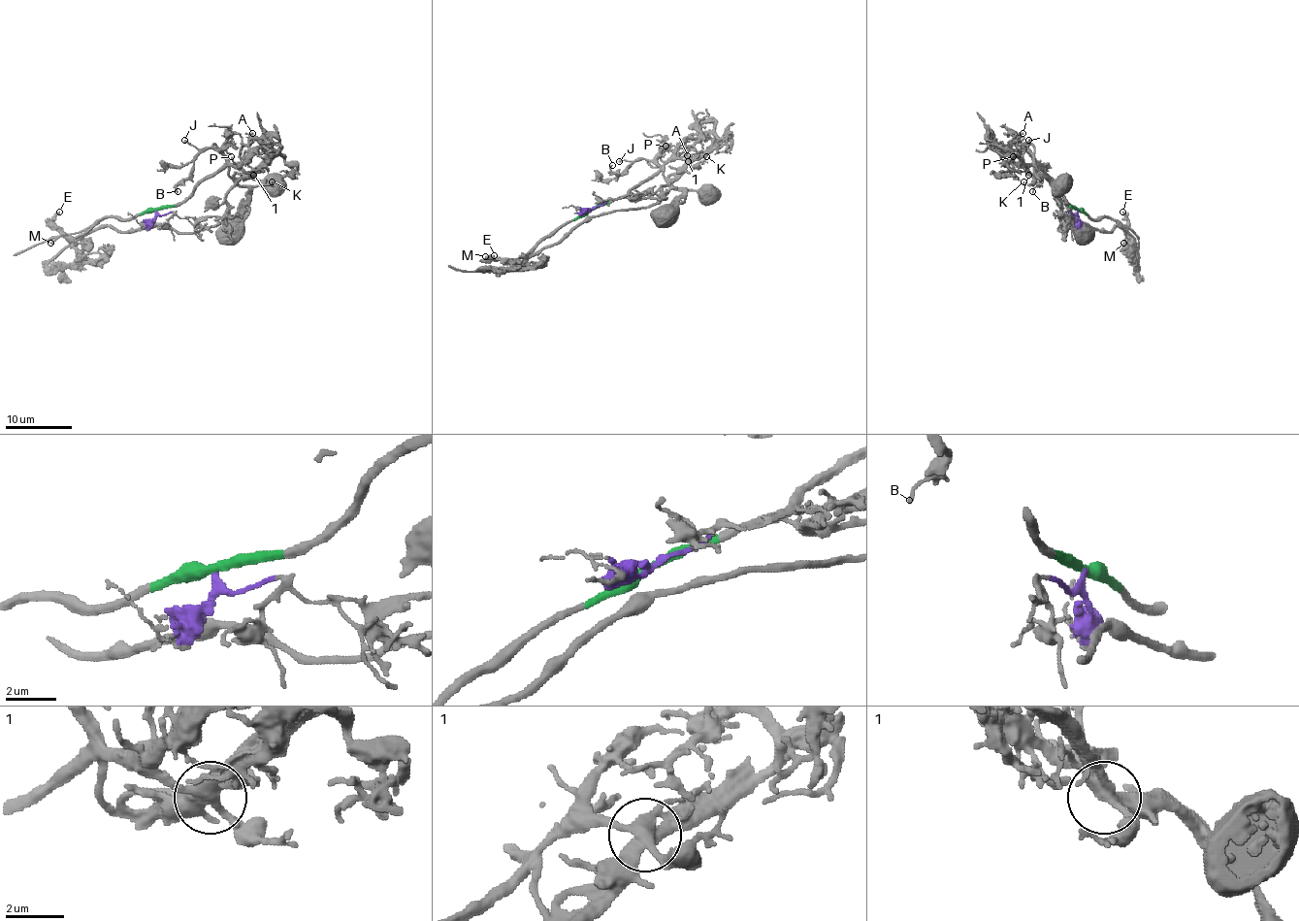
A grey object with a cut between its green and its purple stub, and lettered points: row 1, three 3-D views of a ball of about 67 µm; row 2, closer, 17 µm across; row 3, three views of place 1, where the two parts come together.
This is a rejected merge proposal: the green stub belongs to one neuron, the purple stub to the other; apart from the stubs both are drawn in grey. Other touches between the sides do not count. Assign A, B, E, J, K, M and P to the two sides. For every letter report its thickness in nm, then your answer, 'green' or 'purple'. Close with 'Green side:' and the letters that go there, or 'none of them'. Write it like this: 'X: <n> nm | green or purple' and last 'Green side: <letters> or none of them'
A: 180 nm | green
B: 120 nm | green
E: 240 nm | green
J: 160 nm | green
K: 100 nm | green
M: 240 nm | green
P: 140 nm | green
Green side: A, B, E, J, K, M, P

